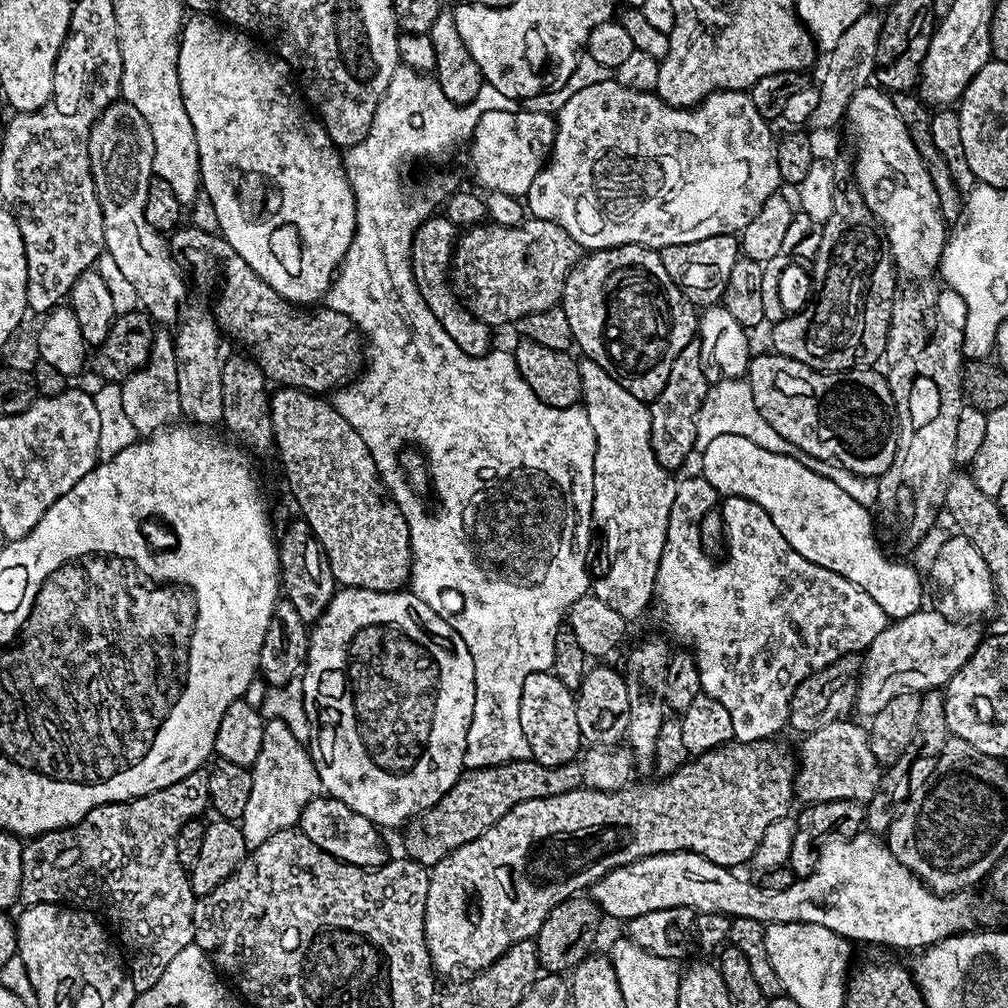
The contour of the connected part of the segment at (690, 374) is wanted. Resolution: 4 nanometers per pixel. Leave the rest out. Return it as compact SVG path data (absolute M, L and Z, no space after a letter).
M694 338L674 358L674 366L670 366L670 378L666 378L666 386L662 394L651 401L650 411L650 442L654 454L662 467L677 470L684 464L684 459L692 452L692 447L698 443L696 435L696 417L708 396L710 387L706 374L702 374L702 358L700 357L700 342Z

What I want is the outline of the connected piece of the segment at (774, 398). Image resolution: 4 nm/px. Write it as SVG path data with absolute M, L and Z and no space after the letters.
M753 355L748 361L746 373L751 398L762 418L766 418L772 429L782 434L782 438L789 440L804 456L840 464L859 476L879 478L890 462L894 462L896 449L896 407L887 375L875 367L855 368L849 372L819 372L789 356L771 355Z

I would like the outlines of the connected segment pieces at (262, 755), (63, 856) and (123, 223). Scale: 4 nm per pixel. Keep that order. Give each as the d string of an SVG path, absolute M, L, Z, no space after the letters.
M268 720L265 723L262 730L262 750L258 750L258 758L252 763L250 771L250 799L246 802L246 810L238 823L249 849L253 849L262 846L266 838L282 830L296 828L300 823L302 810L315 796L321 795L322 789L311 751L306 747L305 741L294 738L290 726L286 726L286 722L281 720Z
M201 770L186 774L186 778L174 782L174 786L133 800L98 806L68 828L43 832L24 844L20 900L25 905L67 905L71 902L120 928L120 940L128 955L126 971L134 990L137 994L150 990L150 986L166 974L170 958L175 958L187 944L193 943L192 915L198 897L192 893L188 872L178 862L176 835L187 820L197 819L200 811L208 807L208 772Z
M122 98L106 106L102 115L92 124L88 139L88 157L92 167L94 190L98 194L100 208L104 211L104 251L114 258L118 270L122 270L122 274L130 281L130 286L134 286L139 307L147 312L157 325L175 325L182 316L186 288L183 278L180 277L181 265L169 241L158 230L154 230L150 222L146 222L146 190L154 175L154 138L150 134L150 126L146 126L146 118L142 118L142 114L138 114L138 110L134 110L134 106L130 106Z

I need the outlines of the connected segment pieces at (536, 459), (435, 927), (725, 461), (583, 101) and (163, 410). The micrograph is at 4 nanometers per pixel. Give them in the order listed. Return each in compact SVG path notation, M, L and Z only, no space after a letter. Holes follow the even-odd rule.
M405 66L397 68L392 75L390 86L384 91L383 98L374 110L374 118L366 138L362 138L362 142L358 142L353 148L349 148L343 153L346 178L350 182L350 190L356 199L356 229L354 238L350 242L350 250L346 250L344 261L340 263L336 278L333 280L331 288L328 289L326 297L327 307L333 308L338 314L346 314L350 317L360 329L367 347L370 349L366 356L366 367L361 371L358 379L341 387L335 393L337 396L334 396L334 403L338 414L342 414L342 418L346 418L346 422L350 422L350 426L354 426L354 430L358 430L358 434L362 434L366 446L370 446L372 455L376 458L376 466L380 469L383 483L390 489L392 499L400 505L402 514L406 518L410 530L410 546L412 547L410 591L422 602L426 602L426 606L430 606L447 625L450 625L459 634L459 637L466 643L467 649L470 650L470 656L474 661L474 714L470 722L470 734L466 734L466 754L464 755L464 767L468 770L489 768L495 764L505 764L515 760L532 759L530 742L526 742L526 738L522 734L522 722L520 721L522 686L530 674L551 671L554 662L554 642L557 640L564 615L579 596L583 596L589 591L590 576L588 580L588 572L584 569L584 563L588 560L588 539L592 536L592 524L594 525L592 503L594 502L596 439L594 438L594 426L590 426L590 418L584 413L583 407L551 408L549 404L543 404L534 394L534 390L530 390L530 386L525 382L519 366L516 365L515 355L511 351L493 350L482 357L472 357L465 355L462 350L458 350L458 342L454 342L454 338L450 338L450 334L446 334L442 322L438 322L438 318L434 318L430 306L426 306L426 302L414 282L412 233L416 231L416 227L423 220L427 220L429 216L433 215L448 199L450 187L448 188L448 180L444 176L436 176L433 180L426 181L425 184L415 184L404 173L404 164L412 164L415 160L420 159L428 160L431 156L440 156L443 152L450 151L455 146L456 139L463 132L464 135L471 133L482 118L482 114L489 111L488 99L493 99L493 96L492 89L485 86L468 104L455 104L450 102L450 98L446 98L446 94L442 94L442 86L437 82L435 75L418 72ZM404 443L408 443L408 446L415 446L426 457L430 484L432 480L432 488L436 491L437 508L433 516L428 516L427 510L420 505L419 498L412 493L413 485L405 479L398 467L400 444Z
M775 739L755 740L749 744L729 742L723 744L721 748L703 752L700 756L689 759L676 773L653 779L651 782L633 783L629 787L619 788L617 792L599 792L593 788L581 786L566 794L558 794L554 798L538 798L514 806L502 818L498 818L498 822L494 822L494 826L490 826L490 830L486 830L486 834L474 838L474 842L466 842L466 846L458 846L458 850L446 854L446 858L442 858L436 864L431 865L428 874L428 889L426 890L424 933L426 934L426 946L432 959L433 969L441 977L443 977L442 975L452 976L455 972L460 971L468 972L464 974L483 972L510 946L514 946L523 940L535 938L538 930L542 930L542 922L546 922L546 918L550 914L550 910L554 910L554 906L591 889L593 882L605 876L610 870L614 870L618 866L626 866L630 862L641 860L647 856L662 854L663 852L693 852L694 854L702 854L702 858L706 858L723 868L736 870L739 869L739 864L747 865L752 859L754 850L758 850L758 842L762 838L766 826L770 826L770 822L785 819L789 815L788 807L791 806L792 802L794 803L793 784L797 761L791 751L788 753L782 745L776 743Z
M742 434L709 436L705 444L708 445L700 456L701 469L699 468L704 480L710 482L710 486L714 486L714 490L718 490L723 496L746 498L762 506L762 510L770 514L770 522L778 526L778 534L782 534L782 538L786 538L788 545L798 550L798 554L802 554L806 562L814 562L854 582L854 586L866 590L866 594L870 594L870 598L874 598L874 602L882 606L889 621L910 618L910 614L921 611L923 604L920 603L924 600L923 594L920 593L922 576L912 568L911 563L904 561L903 564L900 560L891 560L880 549L880 544L876 541L876 532L872 529L873 513L858 502L854 502L854 498L850 498L850 494L846 494L834 482L830 482L830 478L814 474L814 470L805 466L803 459L786 454L774 454L774 450L766 450L750 442L750 438L742 438Z
M615 78L608 80L593 79L586 87L569 95L569 100L560 108L560 113L555 113L556 137L554 138L554 146L552 147L552 155L549 156L544 169L536 175L534 182L530 182L530 190L526 197L526 208L535 219L549 220L558 226L562 226L562 230L566 230L566 234L570 234L574 238L574 242L578 242L581 249L599 250L601 248L617 248L623 244L640 244L643 248L655 248L657 250L670 246L671 244L689 244L690 242L698 242L702 238L710 238L711 236L731 236L743 232L744 227L750 222L750 218L754 218L754 214L758 214L758 210L762 210L762 202L766 202L766 198L777 195L778 189L781 187L780 171L778 170L778 158L776 157L777 141L772 140L772 132L769 121L764 119L762 114L758 114L758 110L754 106L751 95L747 91L743 92L712 92L707 98L701 100L699 104L691 108L675 108L670 106L666 101L661 100L655 91L639 92L638 90L630 90L626 86L622 86Z
M160 330L152 337L150 358L137 372L131 372L119 385L122 394L122 407L130 422L134 422L134 430L141 437L148 438L165 428L175 425L181 419L180 402L178 400L178 366L176 365L176 345L167 331Z

